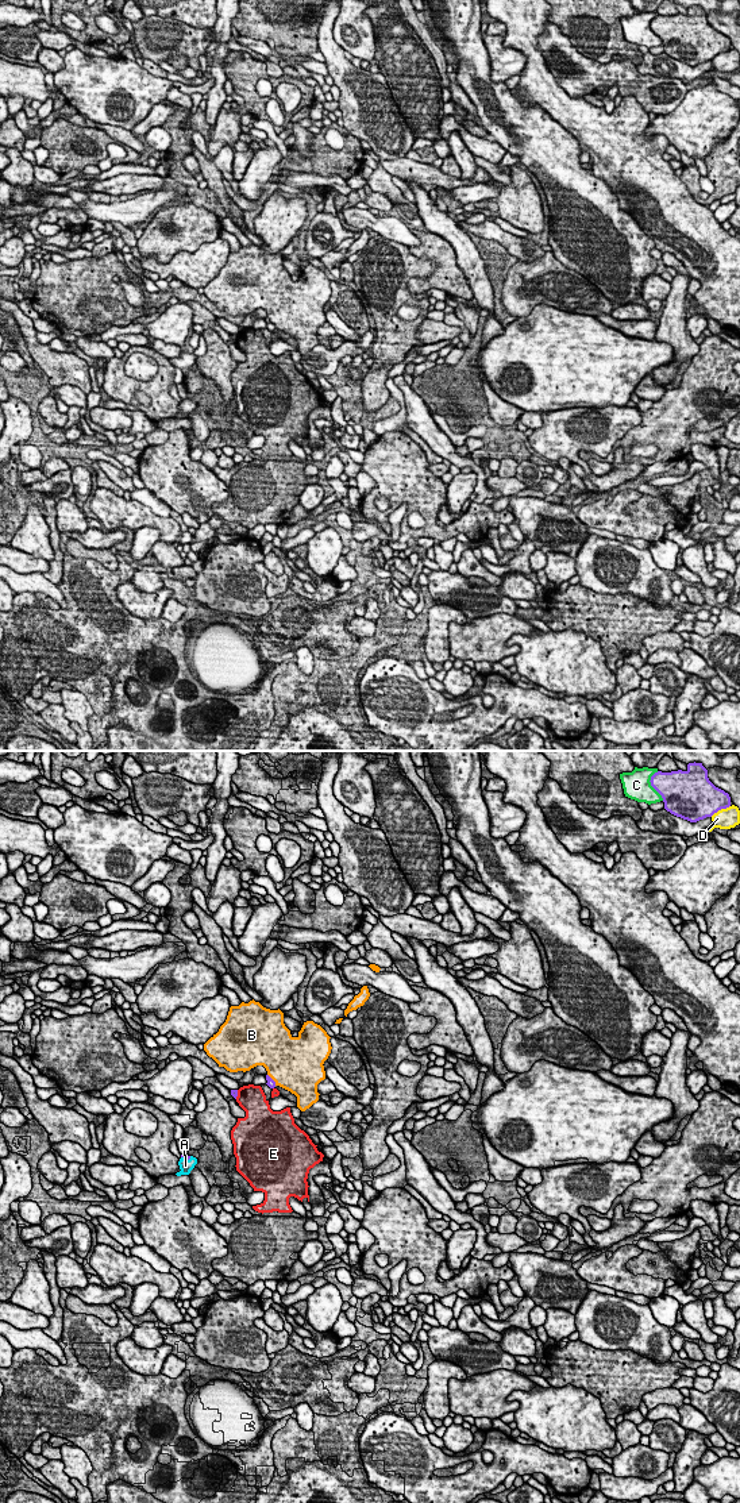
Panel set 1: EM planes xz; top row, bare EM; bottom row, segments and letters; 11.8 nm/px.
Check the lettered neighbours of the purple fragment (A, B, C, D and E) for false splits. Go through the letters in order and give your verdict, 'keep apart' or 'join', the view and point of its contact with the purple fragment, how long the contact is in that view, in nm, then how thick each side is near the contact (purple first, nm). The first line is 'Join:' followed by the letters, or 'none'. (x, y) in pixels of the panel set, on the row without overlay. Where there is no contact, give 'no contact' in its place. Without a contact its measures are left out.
Join: A
A: join; contact xz (187, 403); length 130 nm; calibres 60 and 160 nm
B: keep apart; contact xz (272, 323); length 180 nm; calibres 90 and 500 nm
C: keep apart; contact xz (651, 29); length 360 nm; calibres 340 and 340 nm
D: keep apart; contact xz (720, 53); length 280 nm; calibres 440 and 260 nm
E: keep apart; contact xz (236, 338); length 120 nm; calibres 90 and 320 nm

